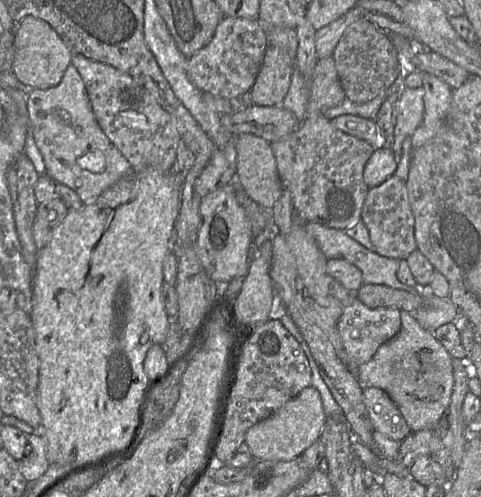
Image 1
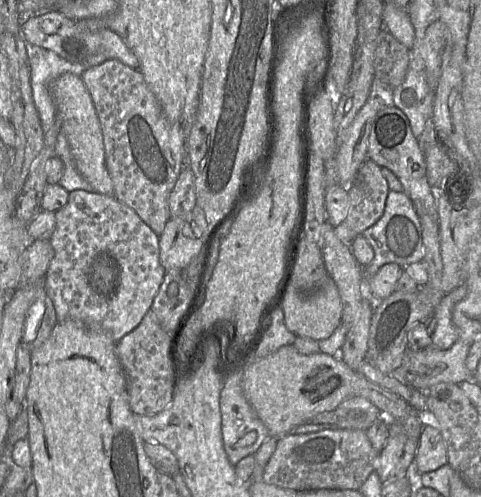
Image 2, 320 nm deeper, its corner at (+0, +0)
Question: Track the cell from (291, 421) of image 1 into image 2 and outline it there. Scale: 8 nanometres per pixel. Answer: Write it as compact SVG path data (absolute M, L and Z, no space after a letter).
M292 345L282 346L263 358L254 357L243 371L242 388L245 398L267 427L270 436L277 438L324 412L335 410L352 397L366 398L389 421L398 421L415 412L403 398L369 381L340 358L321 352L304 355Z

